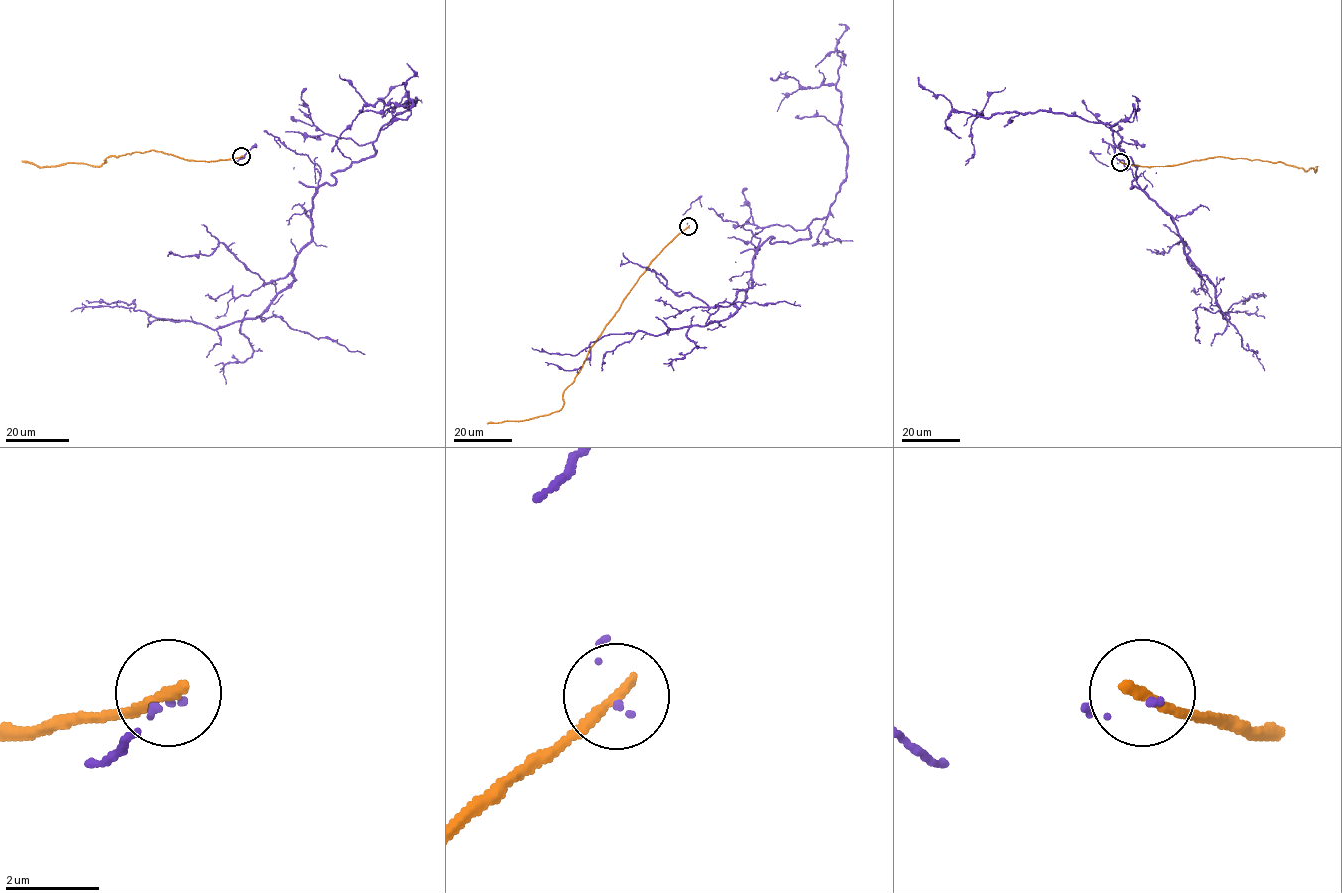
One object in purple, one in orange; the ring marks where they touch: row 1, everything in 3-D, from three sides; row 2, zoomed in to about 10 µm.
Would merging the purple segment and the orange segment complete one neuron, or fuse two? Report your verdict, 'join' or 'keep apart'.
keep apart

